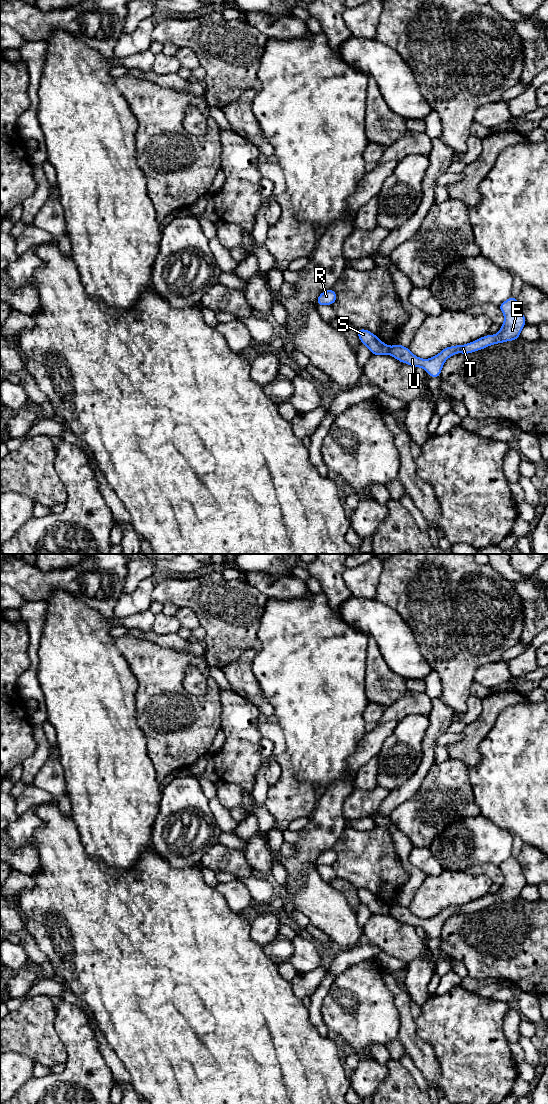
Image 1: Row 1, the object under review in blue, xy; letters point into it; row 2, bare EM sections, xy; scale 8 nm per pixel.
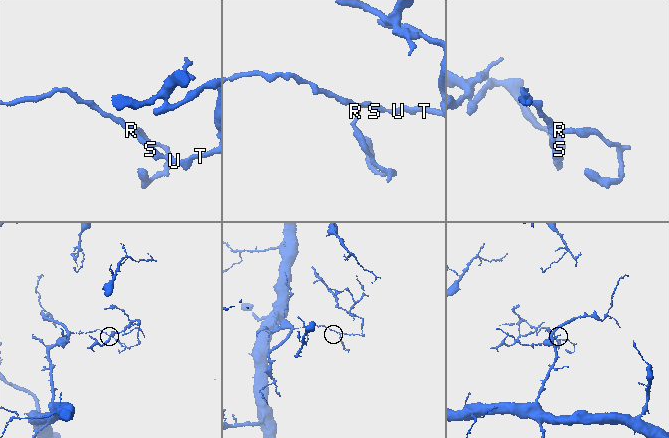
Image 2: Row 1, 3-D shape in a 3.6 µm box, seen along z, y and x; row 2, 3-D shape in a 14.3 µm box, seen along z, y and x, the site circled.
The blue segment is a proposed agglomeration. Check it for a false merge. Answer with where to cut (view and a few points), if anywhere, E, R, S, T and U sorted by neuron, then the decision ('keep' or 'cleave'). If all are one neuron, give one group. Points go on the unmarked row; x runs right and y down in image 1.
cut xy (391, 907), (389, 913); groups E T U / R S; cleave

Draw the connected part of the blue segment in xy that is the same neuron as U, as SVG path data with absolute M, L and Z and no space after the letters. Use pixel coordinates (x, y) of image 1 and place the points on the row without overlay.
M510 857L501 863L499 868L505 880L497 894L483 896L465 905L444 908L440 913L429 919L422 919L415 916L408 907L400 904L391 907L390 915L398 921L409 924L414 928L422 927L430 937L438 938L444 922L456 913L469 914L490 905L513 901L520 897L520 892L526 885L526 879L517 858Z

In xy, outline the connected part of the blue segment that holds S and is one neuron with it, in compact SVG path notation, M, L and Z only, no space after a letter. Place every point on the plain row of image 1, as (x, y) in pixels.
M357 889L360 901L367 906L372 915L388 915L391 907L383 903L379 898L366 889Z

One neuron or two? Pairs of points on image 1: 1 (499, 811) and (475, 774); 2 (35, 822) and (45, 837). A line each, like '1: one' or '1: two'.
1: one
2: two

